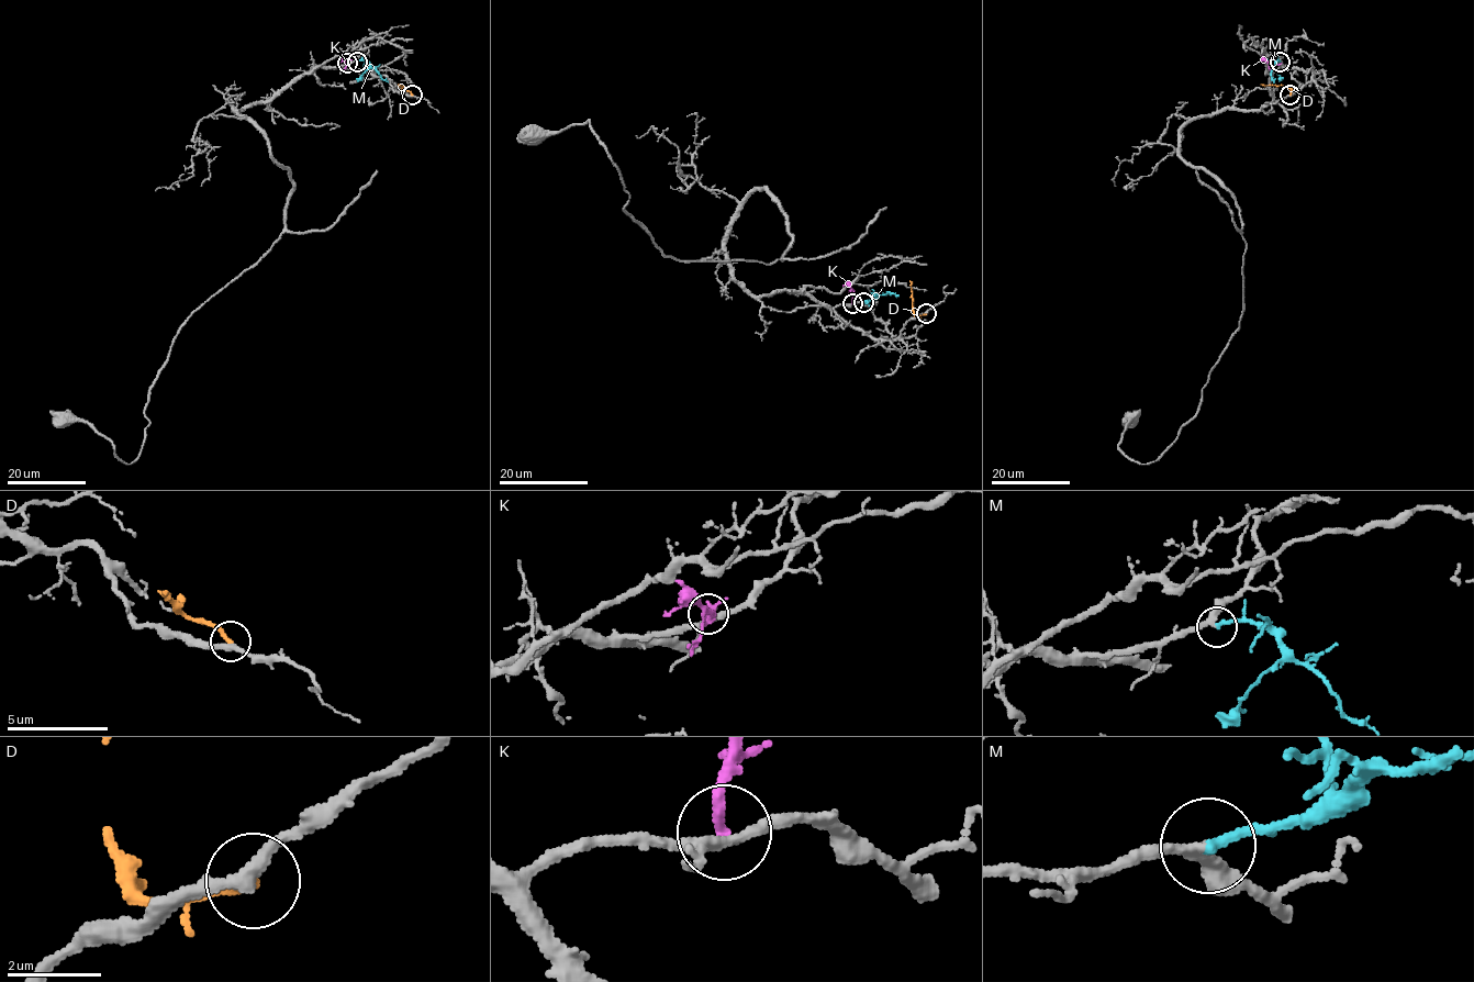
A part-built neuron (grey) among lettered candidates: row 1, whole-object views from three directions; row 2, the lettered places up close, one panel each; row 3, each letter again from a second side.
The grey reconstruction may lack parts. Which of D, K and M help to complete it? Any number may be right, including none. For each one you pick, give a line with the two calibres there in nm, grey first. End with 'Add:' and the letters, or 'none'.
M: 240 nm thick on the grey side, 220 nm on the other
Add: M

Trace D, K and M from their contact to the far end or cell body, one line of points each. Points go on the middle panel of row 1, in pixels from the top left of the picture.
D: (926, 314), (916, 315), (912, 308), (909, 280)
K: (852, 303), (853, 290), (842, 286)
M: (863, 301), (888, 292), (899, 296)

